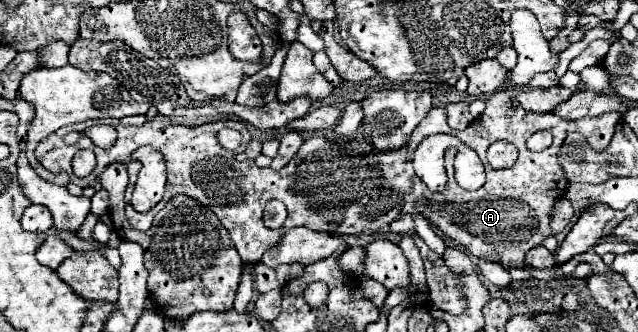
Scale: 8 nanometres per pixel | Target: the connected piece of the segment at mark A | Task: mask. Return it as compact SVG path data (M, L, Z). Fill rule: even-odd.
M506 90L494 94L486 102L486 110L482 116L472 120L472 124L462 130L454 132L448 122L446 122L446 112L444 108L432 108L418 124L418 128L412 132L408 144L404 144L398 152L378 152L376 148L370 148L366 142L358 140L346 140L346 142L330 142L326 138L312 138L302 144L298 150L298 156L294 156L280 172L272 168L258 168L254 160L242 160L238 162L236 156L245 151L248 143L242 143L236 150L226 150L218 142L218 132L220 128L234 128L238 132L248 132L244 122L238 120L220 120L220 122L210 122L202 124L196 128L188 126L178 126L170 122L146 122L144 126L122 126L114 118L104 118L104 120L86 120L80 124L72 124L66 128L60 128L58 132L50 134L46 140L42 140L36 148L36 158L38 162L50 170L50 172L60 172L66 170L70 174L70 182L78 186L90 186L90 182L96 180L96 172L102 172L110 162L124 162L128 166L130 174L130 184L126 190L126 218L132 228L136 230L148 230L152 224L152 218L158 210L164 208L164 204L176 196L176 194L186 194L196 198L200 204L208 206L224 224L224 228L230 232L232 242L240 254L240 258L246 264L256 264L260 262L262 254L270 250L274 244L278 244L278 234L288 232L290 228L296 226L306 226L312 230L322 230L322 232L340 232L340 234L356 234L356 232L378 232L382 226L388 226L392 220L396 220L400 214L424 214L432 226L440 228L440 232L452 240L456 240L460 246L466 246L466 250L474 256L486 256L492 262L500 262L504 268L508 266L530 266L536 268L550 268L554 266L554 254L546 250L542 240L550 236L550 214L554 200L558 200L566 192L566 180L562 176L562 168L556 160L558 148L562 146L566 134L570 132L580 132L586 136L590 146L594 150L606 148L610 142L616 124L620 122L618 112L606 112L604 116L594 116L594 118L580 118L580 120L564 120L556 114L534 114L526 112L522 108L512 110L510 108L510 94ZM96 124L112 124L118 130L118 140L112 148L100 150L90 138L82 136L76 144L68 146L64 142L64 136L72 130L86 130ZM538 130L550 130L554 136L554 144L538 154L532 154L526 150L526 140L538 132ZM430 134L454 134L462 138L472 150L478 152L480 160L486 166L486 184L476 190L476 192L466 192L462 190L456 180L454 180L454 154L456 148L446 150L446 170L448 170L448 192L444 196L434 194L428 190L428 186L416 176L412 168L412 156L418 144L430 136ZM496 140L508 140L512 142L520 156L514 166L506 170L492 170L490 164L486 162L486 150L492 142ZM150 144L152 148L160 150L164 160L166 160L166 172L168 172L168 182L166 182L166 192L164 198L158 202L158 206L146 214L140 214L132 208L130 196L132 188L136 182L136 176L140 172L140 162L130 160L130 154L144 146ZM78 148L92 148L96 154L96 168L86 176L78 178L72 168L72 156L78 152ZM270 200L280 200L288 208L288 220L284 224L284 230L268 230L262 222L264 206Z

